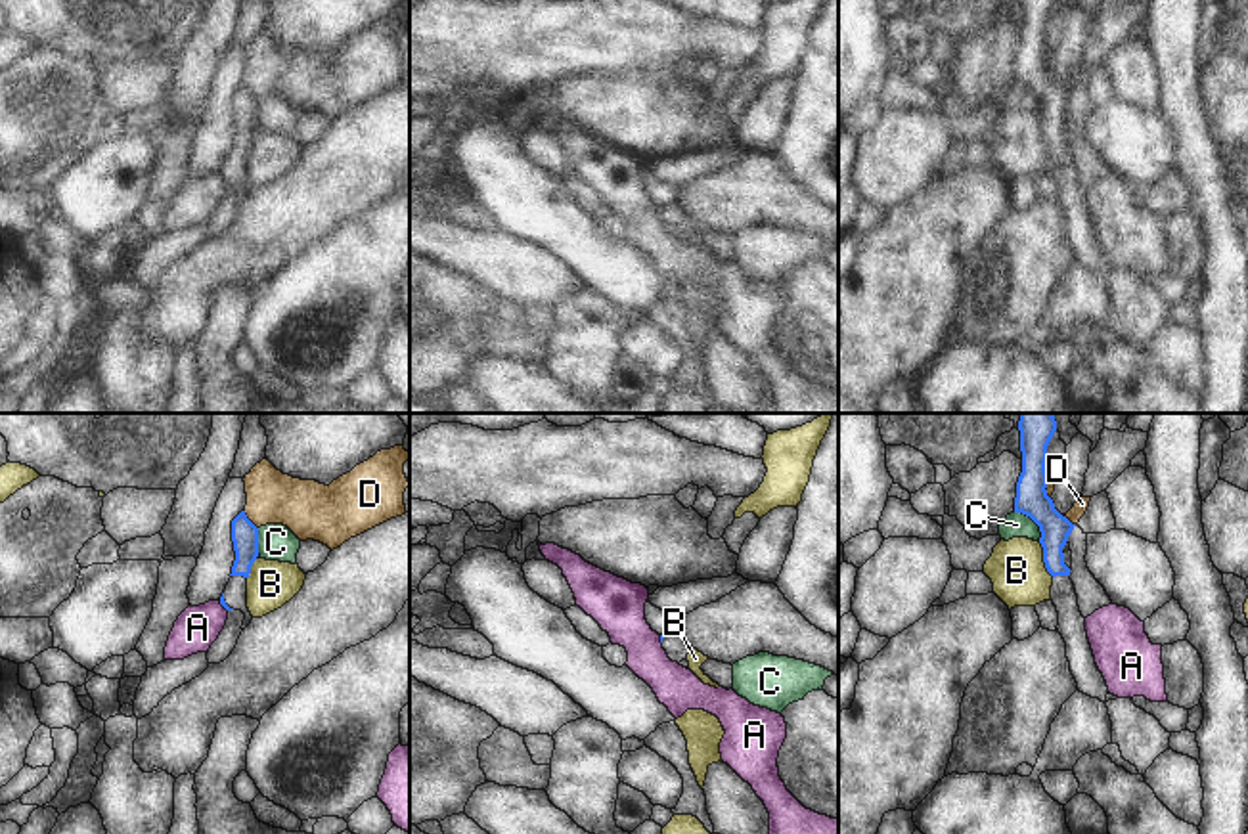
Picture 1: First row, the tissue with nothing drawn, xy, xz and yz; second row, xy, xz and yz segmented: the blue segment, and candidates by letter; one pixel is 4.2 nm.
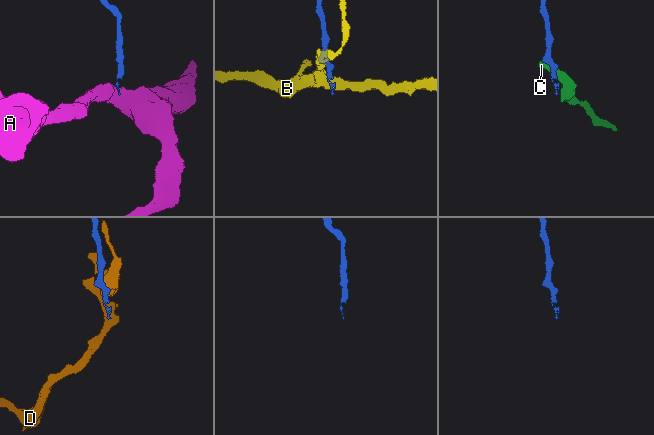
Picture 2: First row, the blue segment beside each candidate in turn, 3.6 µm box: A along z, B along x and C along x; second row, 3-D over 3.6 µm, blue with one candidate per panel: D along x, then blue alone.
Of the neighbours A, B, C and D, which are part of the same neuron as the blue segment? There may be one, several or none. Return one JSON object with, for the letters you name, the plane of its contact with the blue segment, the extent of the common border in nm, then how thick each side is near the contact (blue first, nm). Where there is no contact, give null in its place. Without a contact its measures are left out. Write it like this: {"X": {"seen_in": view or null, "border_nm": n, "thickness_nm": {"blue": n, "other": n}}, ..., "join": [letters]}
{"join": []}

